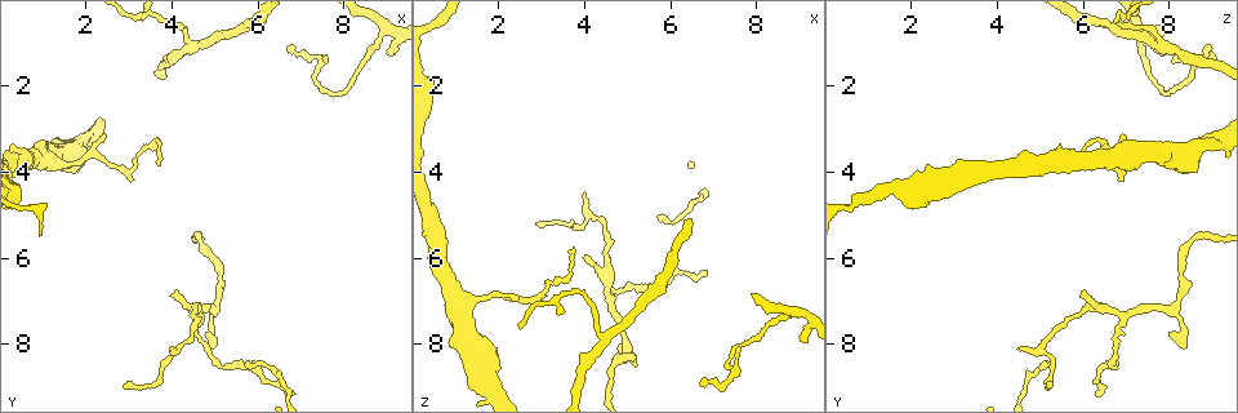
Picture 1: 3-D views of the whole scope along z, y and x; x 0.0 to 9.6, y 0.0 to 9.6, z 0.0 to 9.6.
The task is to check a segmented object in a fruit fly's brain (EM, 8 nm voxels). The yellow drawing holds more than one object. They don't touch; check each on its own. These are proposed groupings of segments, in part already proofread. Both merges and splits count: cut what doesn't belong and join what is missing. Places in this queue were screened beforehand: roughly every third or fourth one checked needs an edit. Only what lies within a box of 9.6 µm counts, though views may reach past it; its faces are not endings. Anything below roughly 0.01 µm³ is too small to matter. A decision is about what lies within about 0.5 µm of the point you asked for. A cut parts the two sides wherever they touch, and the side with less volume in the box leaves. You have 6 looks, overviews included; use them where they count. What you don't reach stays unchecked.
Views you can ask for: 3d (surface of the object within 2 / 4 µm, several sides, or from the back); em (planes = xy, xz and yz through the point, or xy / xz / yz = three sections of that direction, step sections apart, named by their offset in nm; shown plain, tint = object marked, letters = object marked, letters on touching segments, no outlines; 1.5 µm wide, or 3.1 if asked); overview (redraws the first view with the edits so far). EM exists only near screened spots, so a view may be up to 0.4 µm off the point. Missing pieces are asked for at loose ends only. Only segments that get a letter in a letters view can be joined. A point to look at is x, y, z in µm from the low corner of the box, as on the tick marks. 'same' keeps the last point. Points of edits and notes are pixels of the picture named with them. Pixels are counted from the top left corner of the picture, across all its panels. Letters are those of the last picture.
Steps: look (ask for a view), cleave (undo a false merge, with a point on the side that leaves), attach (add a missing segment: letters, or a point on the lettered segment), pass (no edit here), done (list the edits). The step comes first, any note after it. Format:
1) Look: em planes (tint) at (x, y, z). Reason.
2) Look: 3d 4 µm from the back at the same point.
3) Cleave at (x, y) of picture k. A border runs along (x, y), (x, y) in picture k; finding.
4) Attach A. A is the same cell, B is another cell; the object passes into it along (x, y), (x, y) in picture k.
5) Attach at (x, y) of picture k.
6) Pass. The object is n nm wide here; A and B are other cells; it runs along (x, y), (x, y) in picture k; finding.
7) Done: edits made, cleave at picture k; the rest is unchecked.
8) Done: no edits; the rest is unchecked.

Look: em planes (letters) at (4.05, 6.85, 5.90). Tapers out.

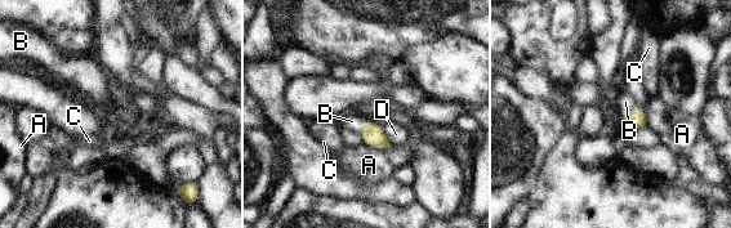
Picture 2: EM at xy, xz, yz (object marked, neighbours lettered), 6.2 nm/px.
Attach at (625, 102) of picture 2. B is the same cell, A, C and D are other cells; it goes on there.

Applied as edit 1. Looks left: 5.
Look: em planes (letters) at (2.90, 8.95, 5.25). Tapers out.

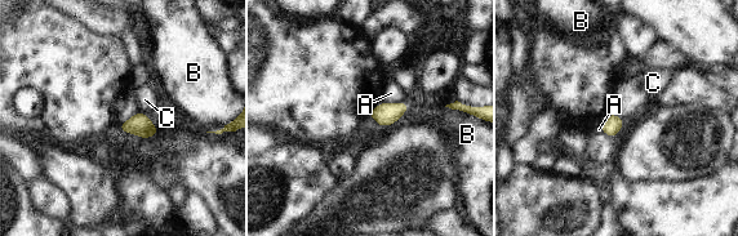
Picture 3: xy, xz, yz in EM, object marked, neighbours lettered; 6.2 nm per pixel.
Pass. The object is 120 nm wide here; A, B and C are other cells; a border runs along (139, 111), (146, 114) in picture 3; none of them fits.

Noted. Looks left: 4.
Look: em xy step 8 (letters) at (6.70, 1.00, 8.90). Thin end.

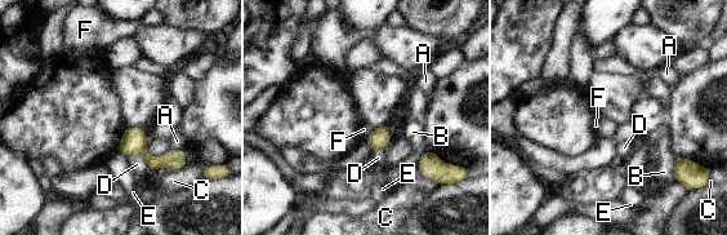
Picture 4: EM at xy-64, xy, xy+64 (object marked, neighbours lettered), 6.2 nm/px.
Look: em planes (letters) at the same point. Cut it another way.

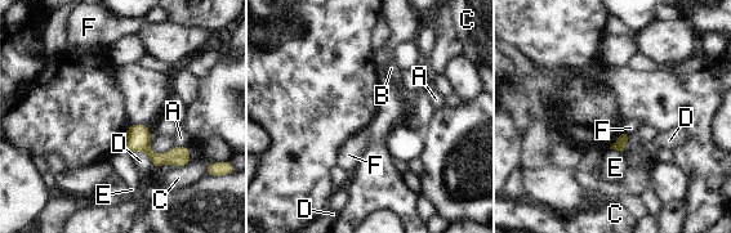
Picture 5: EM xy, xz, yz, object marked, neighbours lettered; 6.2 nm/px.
Pass. A, B, C, D, E and F are other cells; a border runs along (624, 129), (629, 135) in picture 5; none of them fits.

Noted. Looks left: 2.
Done: edits made, attach at picture 2; the rest is unchecked.

